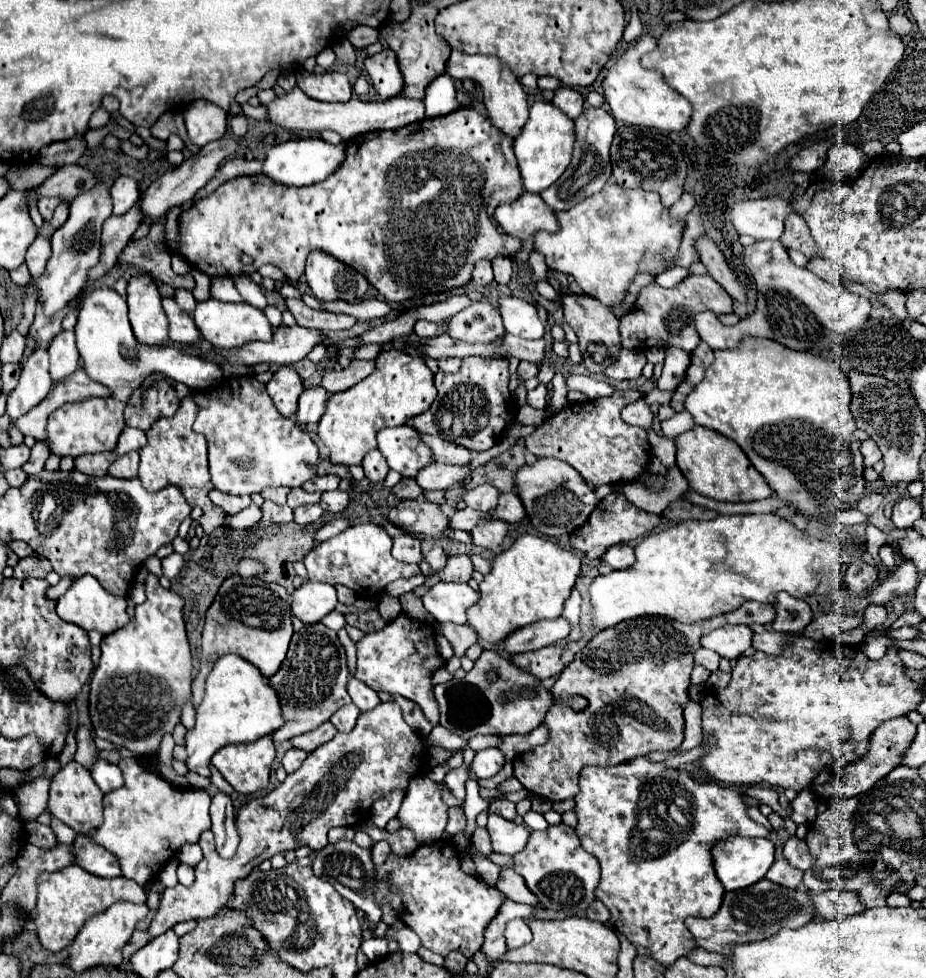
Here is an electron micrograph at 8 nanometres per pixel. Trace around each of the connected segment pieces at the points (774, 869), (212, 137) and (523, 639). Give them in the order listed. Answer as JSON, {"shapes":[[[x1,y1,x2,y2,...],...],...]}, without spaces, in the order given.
{"shapes":[[[777,859,767,871,767,879,783,885,783,887,799,887,803,879,803,871,795,869,787,859]],[[193,101,183,115,189,139,197,147,221,139,227,131,227,113,209,101]],[[565,617,551,619,551,621,539,621,539,623,527,625,511,633,505,639,505,649,511,655,535,651,539,647,547,647,547,645,563,641,569,633,571,633,571,623]]]}

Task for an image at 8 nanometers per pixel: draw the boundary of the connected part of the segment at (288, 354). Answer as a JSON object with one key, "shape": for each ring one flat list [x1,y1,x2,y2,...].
{"shape":[[279,325,273,331,273,339,269,343,247,343,241,349,233,351,221,351,221,357,227,357,231,363,243,363,243,365,257,365,257,363,271,363,271,365,291,365,307,357,307,353,323,343,325,335,319,329,305,329,299,325,287,327]]}

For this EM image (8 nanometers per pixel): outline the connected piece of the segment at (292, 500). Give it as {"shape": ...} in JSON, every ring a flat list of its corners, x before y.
{"shape":[[291,489,287,495,287,505,291,509,299,507,299,505,309,505,309,503,319,503,321,493,307,493,303,489]]}

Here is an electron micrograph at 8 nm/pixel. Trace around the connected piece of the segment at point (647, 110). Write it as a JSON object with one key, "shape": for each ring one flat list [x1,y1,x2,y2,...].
{"shape":[[641,35,635,45,629,45,613,63,613,67,607,71,603,79,603,91,605,101,611,107,611,115,619,121,641,125,641,127,653,127,659,131,683,131,687,127,687,121,691,119,691,103,681,95,675,93,665,81,663,75,655,69,645,69,641,65,641,55,653,51,657,45,655,37]]}

